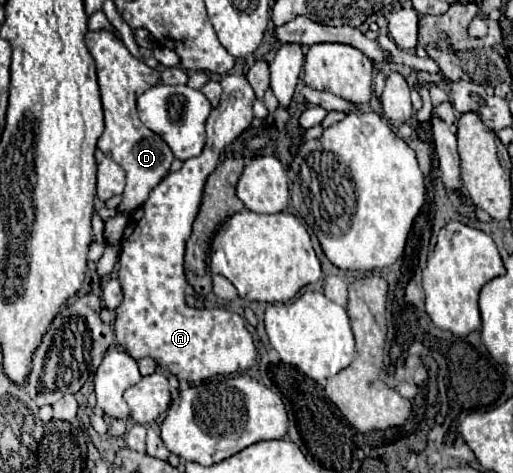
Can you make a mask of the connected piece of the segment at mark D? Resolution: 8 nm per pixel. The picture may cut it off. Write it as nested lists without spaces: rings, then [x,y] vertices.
[[[111,30],[87,32],[85,44],[97,64],[97,76],[105,112],[105,132],[101,134],[97,148],[107,156],[111,156],[127,172],[127,186],[119,208],[125,214],[129,214],[147,200],[149,192],[167,176],[169,166],[173,162],[173,152],[169,150],[169,146],[163,142],[161,136],[143,126],[135,108],[135,100],[139,98],[139,94],[143,94],[145,90],[149,90],[159,82],[159,72],[137,60],[125,48],[123,40],[117,38]]]

